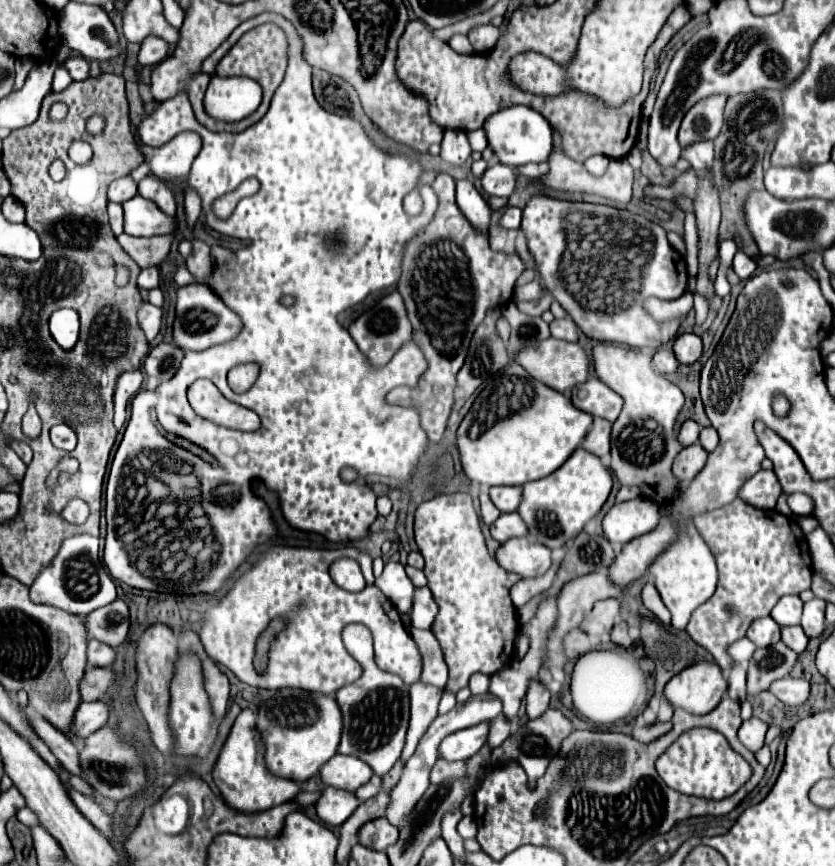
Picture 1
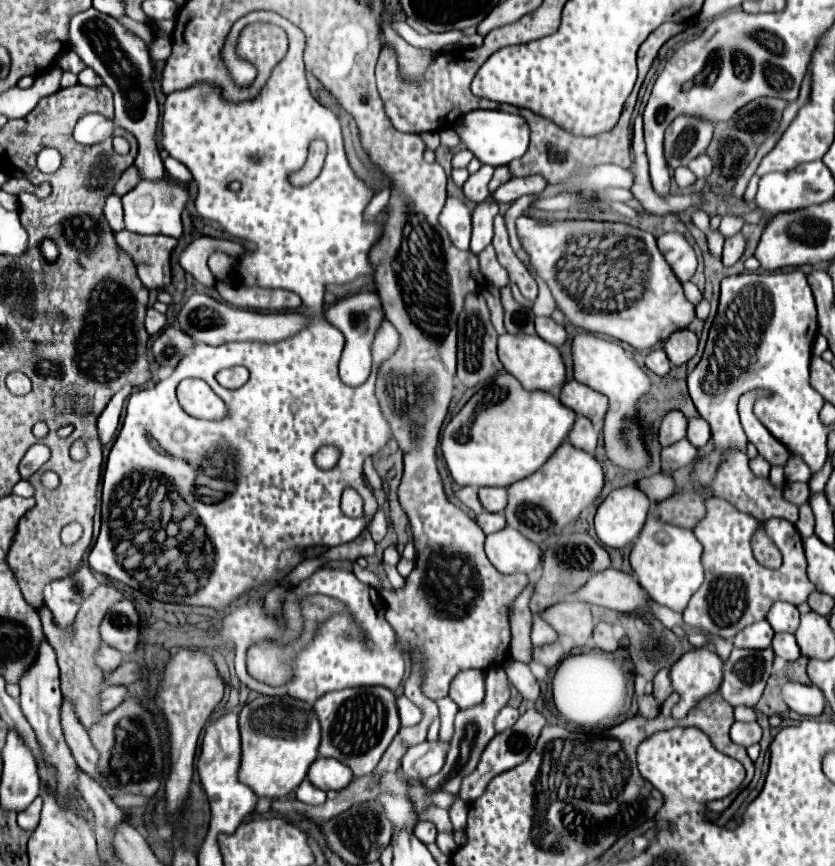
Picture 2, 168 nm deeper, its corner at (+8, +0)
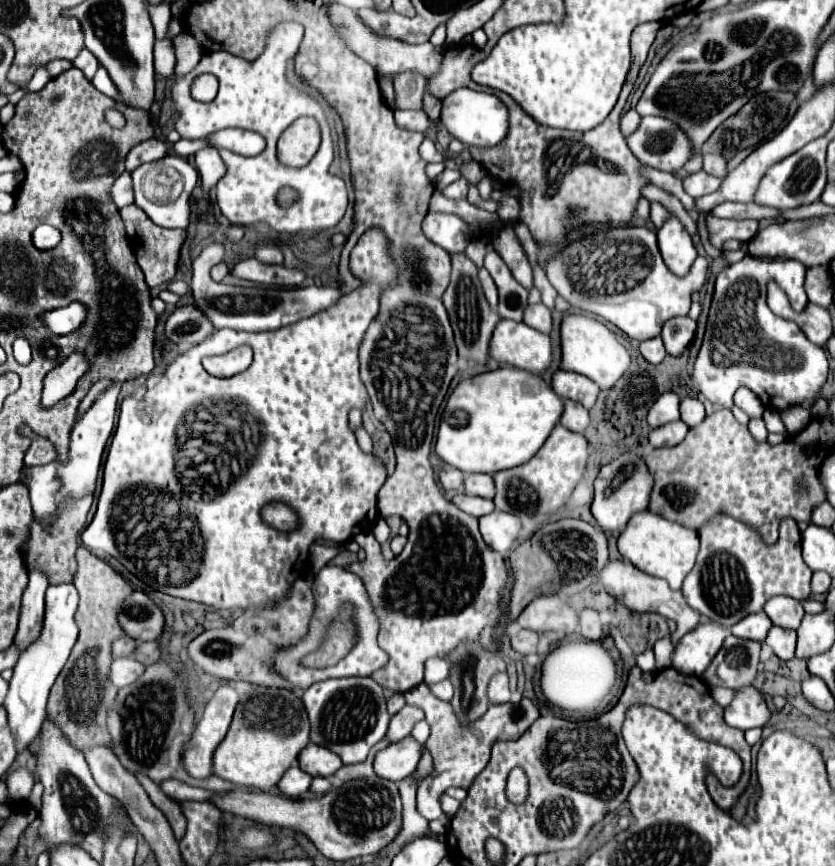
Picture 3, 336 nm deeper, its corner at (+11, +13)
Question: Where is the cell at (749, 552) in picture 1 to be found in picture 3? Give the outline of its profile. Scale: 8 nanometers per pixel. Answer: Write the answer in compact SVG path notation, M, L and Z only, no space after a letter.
M717 513L709 521L699 527L701 549L697 555L697 563L693 571L683 581L683 597L689 607L705 615L709 621L715 621L723 627L735 625L745 615L761 611L765 601L773 595L787 595L793 599L807 599L809 597L809 583L811 583L811 569L801 559L801 531L793 519L781 519L779 523L779 541L771 547L761 543L759 535L751 531L745 523L739 523L727 513Z

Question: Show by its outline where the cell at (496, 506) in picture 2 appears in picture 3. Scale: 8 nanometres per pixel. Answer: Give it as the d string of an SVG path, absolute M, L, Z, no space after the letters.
M473 473L465 477L465 493L467 495L477 495L477 497L485 497L485 499L493 499L495 497L495 483L491 475L481 475L481 473Z

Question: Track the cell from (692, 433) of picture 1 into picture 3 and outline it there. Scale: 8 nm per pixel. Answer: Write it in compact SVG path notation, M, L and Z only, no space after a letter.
M675 393L661 395L655 401L655 405L651 407L651 411L647 415L647 421L649 421L651 429L663 427L671 421L679 421L679 397Z

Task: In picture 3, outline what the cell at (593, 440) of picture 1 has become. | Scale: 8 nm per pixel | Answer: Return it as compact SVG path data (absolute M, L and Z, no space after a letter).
M565 401L565 411L563 411L563 419L561 419L563 427L567 427L569 431L575 431L575 433L583 433L589 427L589 423L591 423L589 411L581 403Z

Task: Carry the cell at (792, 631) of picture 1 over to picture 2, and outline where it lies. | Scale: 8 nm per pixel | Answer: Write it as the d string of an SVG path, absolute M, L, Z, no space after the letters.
M786 632L774 634L774 638L772 638L772 650L774 650L776 656L780 656L780 658L784 658L788 662L794 662L794 660L800 658L800 648L796 644L794 634L786 634Z

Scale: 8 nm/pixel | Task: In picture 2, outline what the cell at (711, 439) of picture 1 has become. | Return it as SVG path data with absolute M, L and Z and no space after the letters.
M690 418L688 420L688 436L686 436L698 450L706 446L706 442L710 440L710 426L706 424L706 420L698 418Z

